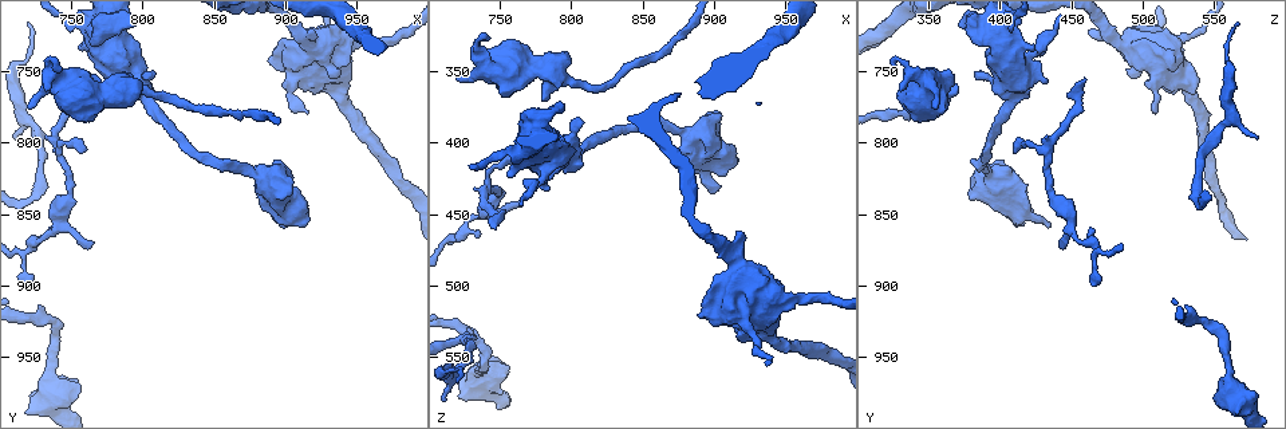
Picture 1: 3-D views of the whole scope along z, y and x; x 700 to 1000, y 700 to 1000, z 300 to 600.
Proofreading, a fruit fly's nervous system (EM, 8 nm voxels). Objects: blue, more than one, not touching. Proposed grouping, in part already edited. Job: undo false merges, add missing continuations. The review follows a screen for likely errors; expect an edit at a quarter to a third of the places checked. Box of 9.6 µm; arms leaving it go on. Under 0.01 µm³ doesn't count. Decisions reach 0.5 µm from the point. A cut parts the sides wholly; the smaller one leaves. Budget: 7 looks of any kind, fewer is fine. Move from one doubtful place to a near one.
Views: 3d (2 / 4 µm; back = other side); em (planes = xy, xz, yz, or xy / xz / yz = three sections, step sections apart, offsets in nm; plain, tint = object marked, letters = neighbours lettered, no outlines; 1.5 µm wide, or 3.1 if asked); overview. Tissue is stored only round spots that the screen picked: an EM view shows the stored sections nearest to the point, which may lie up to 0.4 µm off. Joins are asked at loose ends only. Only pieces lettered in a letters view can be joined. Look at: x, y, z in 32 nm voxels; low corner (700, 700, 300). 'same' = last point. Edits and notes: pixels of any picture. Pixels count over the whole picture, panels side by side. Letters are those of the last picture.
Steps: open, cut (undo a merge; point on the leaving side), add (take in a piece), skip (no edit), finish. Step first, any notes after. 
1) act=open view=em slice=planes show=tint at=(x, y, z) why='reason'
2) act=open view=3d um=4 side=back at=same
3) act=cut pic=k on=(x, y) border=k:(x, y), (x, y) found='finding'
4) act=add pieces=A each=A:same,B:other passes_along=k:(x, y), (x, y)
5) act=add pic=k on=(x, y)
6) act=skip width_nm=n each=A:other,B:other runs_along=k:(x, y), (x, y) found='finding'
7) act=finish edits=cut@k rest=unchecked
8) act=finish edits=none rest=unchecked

act=open view=em slice=planes show=plain at=(950, 728, 512) why='sudden change in width'

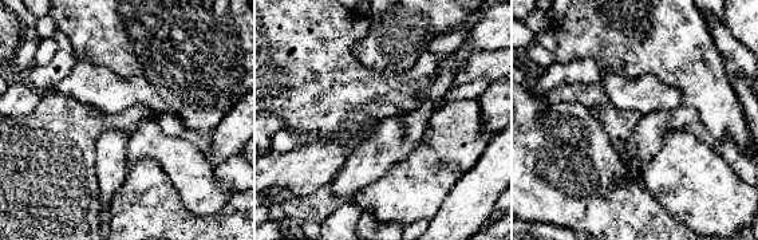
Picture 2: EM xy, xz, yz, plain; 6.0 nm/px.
act=open view=em slice=planes show=letters at=same

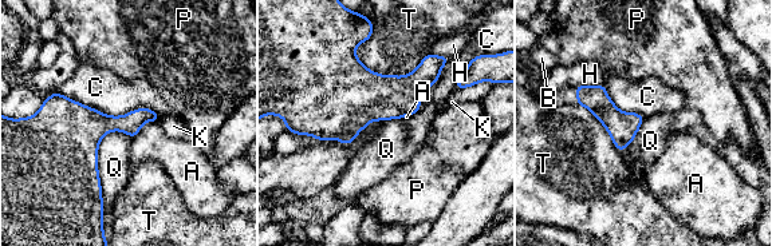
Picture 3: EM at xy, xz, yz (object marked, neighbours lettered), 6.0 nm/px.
act=skip each=A:other,B:other,C:other,H:other,K:other,P:other,Q:other,T:other border=3:(354, 48), (382, 75), (429, 52) found='all the same cell'

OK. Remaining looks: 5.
act=open view=em slice=xz step=4 show=plain at=(720, 898, 470) why='tapers out'

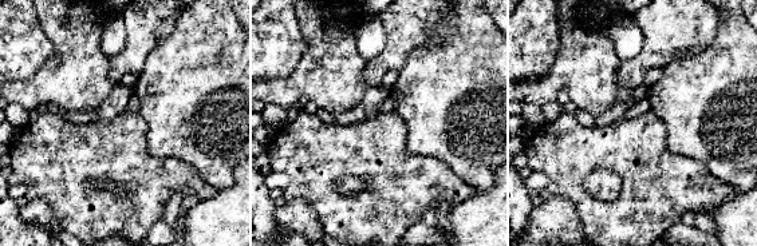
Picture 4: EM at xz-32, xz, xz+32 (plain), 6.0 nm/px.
act=open view=em slice=xz step=4 show=letters at=same

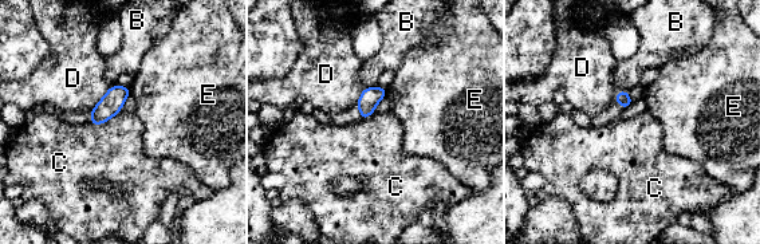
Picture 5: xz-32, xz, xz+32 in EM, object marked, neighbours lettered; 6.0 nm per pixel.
act=skip width_nm=80 each=B:other,C:other,D:other,E:other found='none of them fits'

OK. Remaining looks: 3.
act=open view=3d um=2 side=back at=(746, 756, 460) why='an open end'

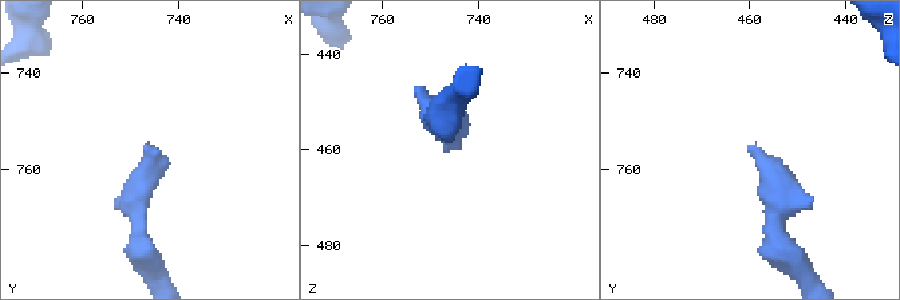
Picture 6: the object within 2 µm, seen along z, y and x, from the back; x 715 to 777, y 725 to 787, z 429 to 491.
act=open view=em slice=xz step=4 show=tint at=(747, 755, 459) why='shape alone is not enough'

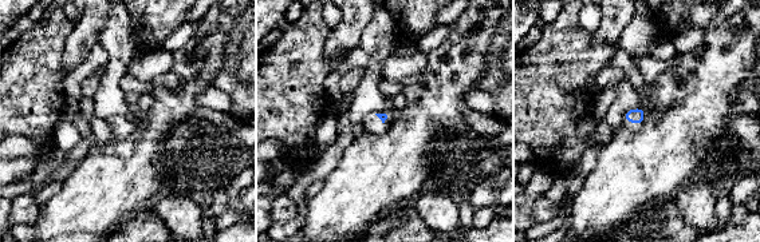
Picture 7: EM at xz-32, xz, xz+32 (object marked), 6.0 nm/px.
act=open view=em slice=xy step=8 show=letters at=same

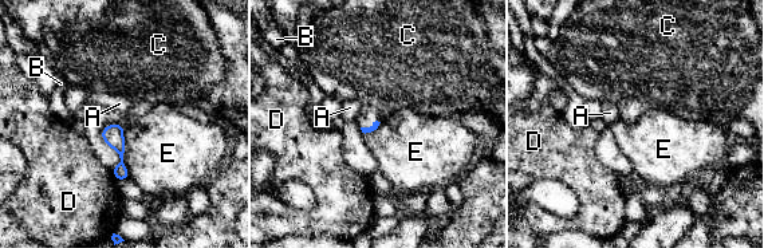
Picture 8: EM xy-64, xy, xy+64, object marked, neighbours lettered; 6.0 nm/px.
act=add pieces=C each=A:other,B:other,C:same,D:other,E:other found='the cell continues'

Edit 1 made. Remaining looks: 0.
act=finish edits=add@8 rest=unchecked

